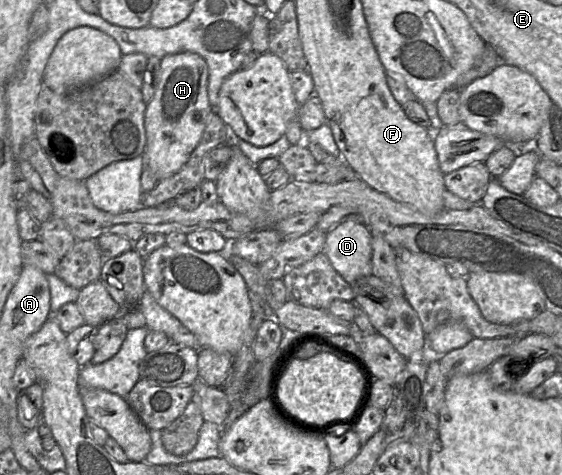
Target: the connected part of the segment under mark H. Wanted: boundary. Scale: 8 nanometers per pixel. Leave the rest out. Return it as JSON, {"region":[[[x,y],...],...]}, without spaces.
{"region":[[[179,52],[168,54],[161,59],[160,81],[145,111],[146,147],[143,154],[144,166],[158,181],[178,172],[198,145],[207,125],[207,115],[213,110],[208,100],[207,86],[208,67],[200,55],[193,52]]]}

